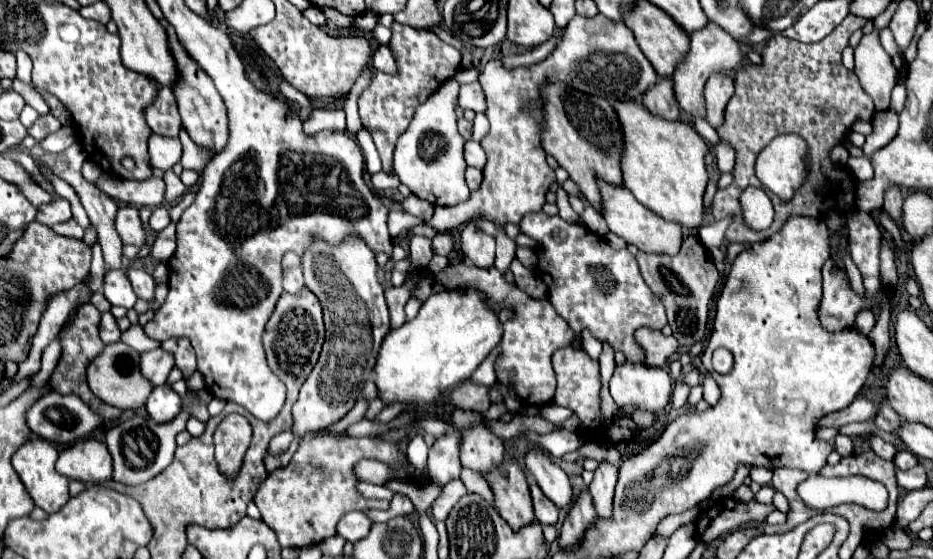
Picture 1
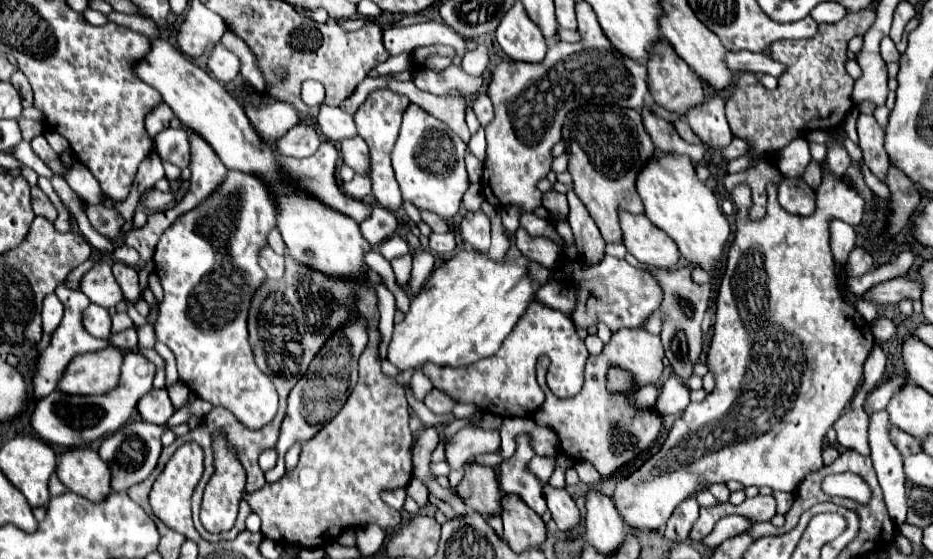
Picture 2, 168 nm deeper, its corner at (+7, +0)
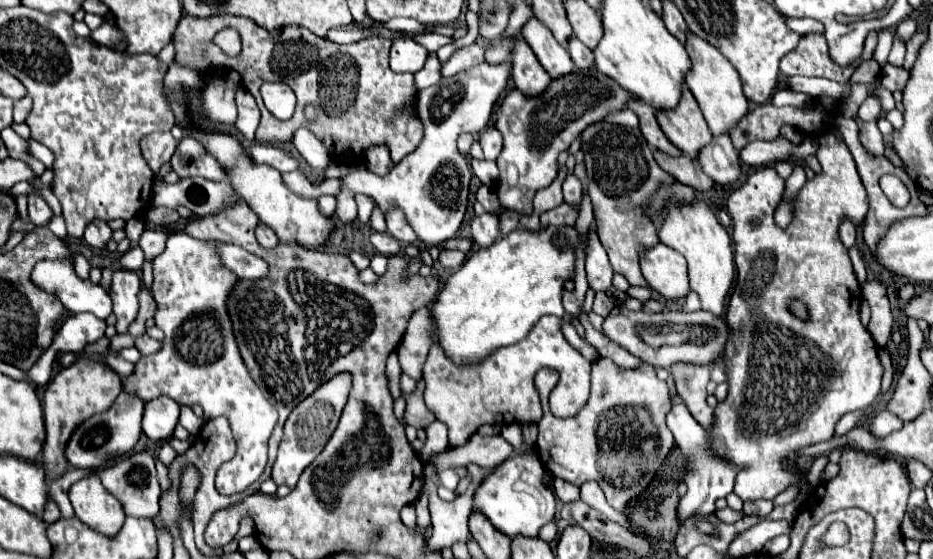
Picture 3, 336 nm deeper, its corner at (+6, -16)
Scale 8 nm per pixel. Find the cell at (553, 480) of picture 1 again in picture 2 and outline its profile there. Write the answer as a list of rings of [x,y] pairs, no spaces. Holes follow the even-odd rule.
[[[545,482],[543,494],[545,494],[547,506],[553,514],[553,520],[557,522],[561,532],[567,532],[579,524],[579,510],[577,510],[573,498],[567,494],[565,488],[555,488],[555,486]]]

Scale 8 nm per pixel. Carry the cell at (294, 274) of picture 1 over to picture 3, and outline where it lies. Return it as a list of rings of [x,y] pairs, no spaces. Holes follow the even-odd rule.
[[[218,244],[218,256],[222,260],[222,266],[232,270],[238,278],[258,280],[266,276],[266,262],[250,252],[246,252],[240,246],[234,244]]]

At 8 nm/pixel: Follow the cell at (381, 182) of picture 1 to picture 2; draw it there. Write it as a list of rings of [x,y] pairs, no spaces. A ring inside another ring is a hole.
[[[371,172],[369,174],[355,174],[355,178],[341,186],[349,196],[361,200],[367,194],[371,194]]]

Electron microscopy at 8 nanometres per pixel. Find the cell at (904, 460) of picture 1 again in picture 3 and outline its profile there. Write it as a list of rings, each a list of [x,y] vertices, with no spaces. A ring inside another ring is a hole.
[[[886,410],[886,412],[880,412],[878,416],[874,416],[870,432],[872,432],[876,438],[884,438],[884,436],[888,436],[890,432],[900,430],[902,426],[904,426],[904,420],[900,420],[896,414],[892,414],[892,412]]]

